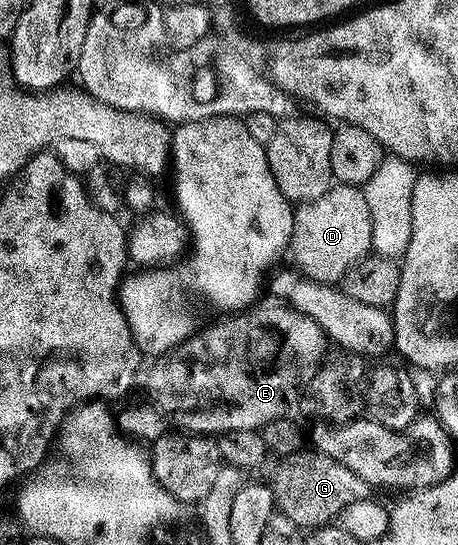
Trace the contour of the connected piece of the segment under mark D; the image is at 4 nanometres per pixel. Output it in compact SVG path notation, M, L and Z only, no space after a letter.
M335 183L321 199L304 201L295 209L289 253L295 256L294 264L303 276L322 285L338 286L351 266L372 252L372 239L373 219L362 188Z

